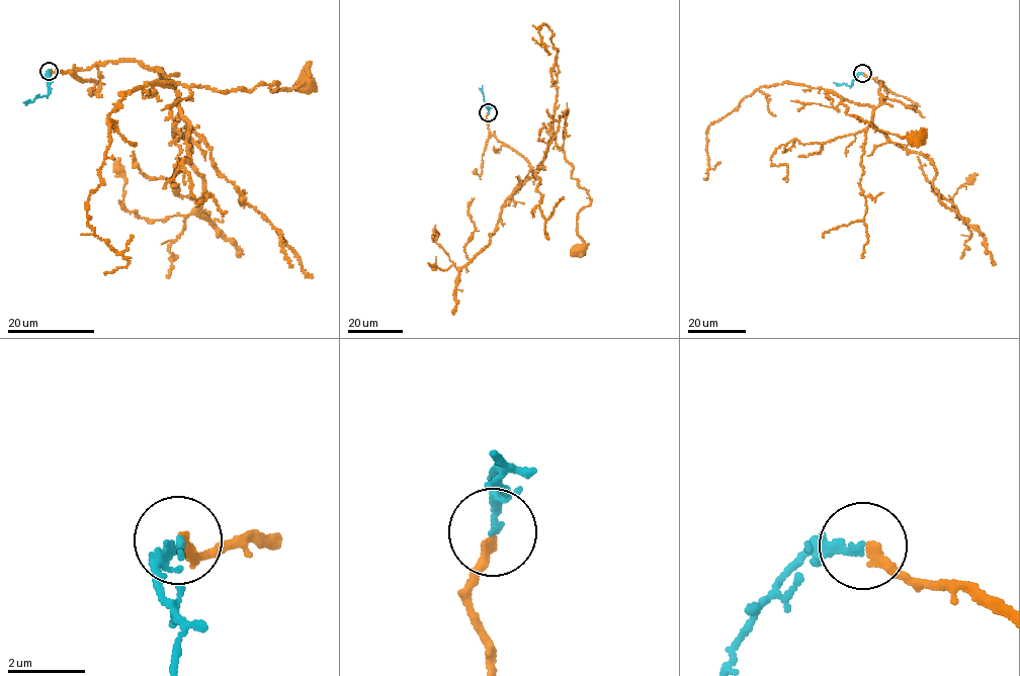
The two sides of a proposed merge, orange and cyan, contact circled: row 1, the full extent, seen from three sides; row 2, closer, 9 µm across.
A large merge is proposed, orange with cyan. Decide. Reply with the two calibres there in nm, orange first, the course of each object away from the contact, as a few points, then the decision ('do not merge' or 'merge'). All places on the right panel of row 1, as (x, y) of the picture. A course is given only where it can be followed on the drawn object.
calibres 240 and 170 nm; course orange (862, 73), (881, 82), (880, 104), (871, 107), (833, 93), (841, 96), (847, 113), (876, 129), (915, 141); course cyan (862, 73), (850, 86), (833, 83); merge

